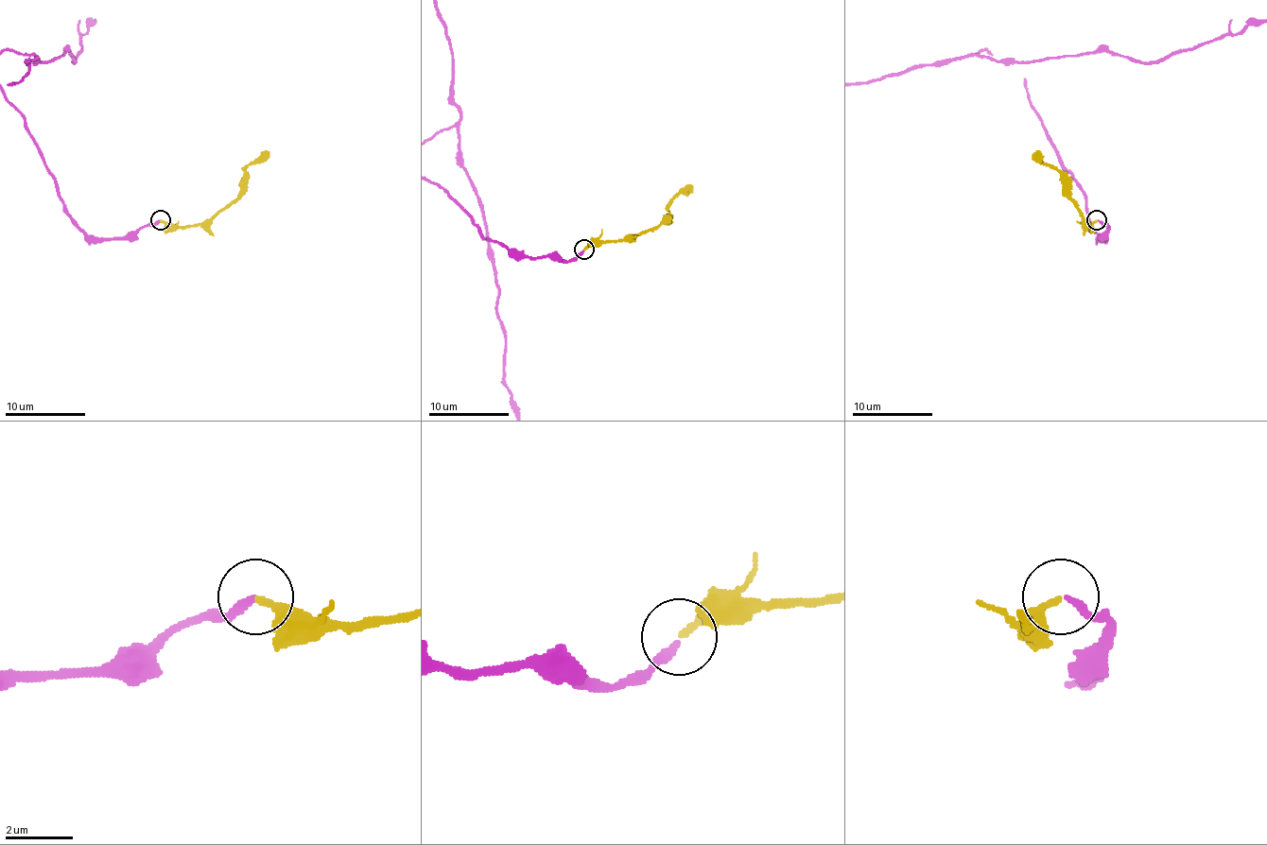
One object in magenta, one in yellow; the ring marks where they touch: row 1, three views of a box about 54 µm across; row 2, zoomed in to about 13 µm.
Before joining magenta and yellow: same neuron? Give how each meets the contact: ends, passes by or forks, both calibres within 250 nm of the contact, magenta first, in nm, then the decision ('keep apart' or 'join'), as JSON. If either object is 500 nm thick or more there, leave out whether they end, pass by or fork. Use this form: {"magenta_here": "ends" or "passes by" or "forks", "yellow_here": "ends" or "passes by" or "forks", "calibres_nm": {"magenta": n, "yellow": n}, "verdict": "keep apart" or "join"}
{"magenta_here": "ends", "yellow_here": "ends", "calibres_nm": {"magenta": 240, "yellow": 170}, "verdict": "join"}

